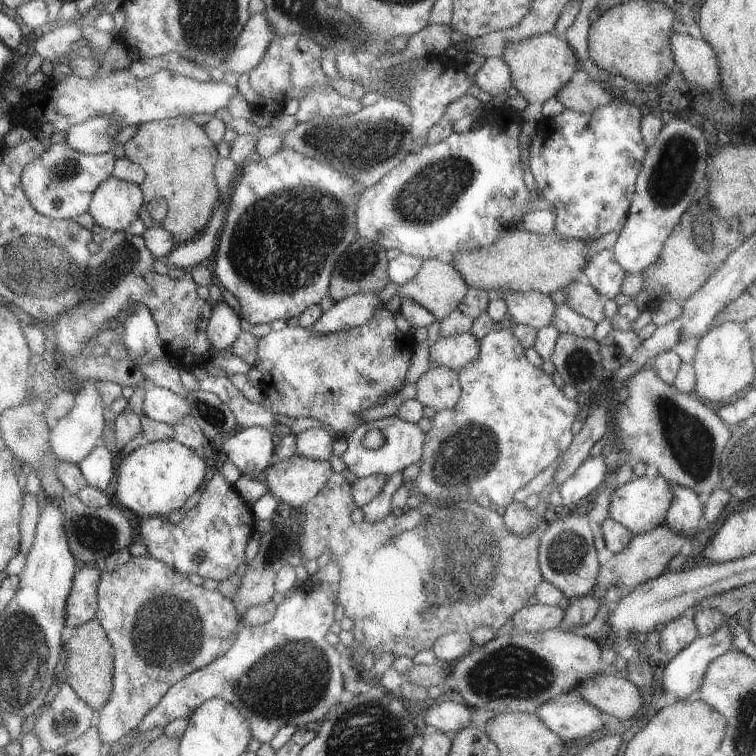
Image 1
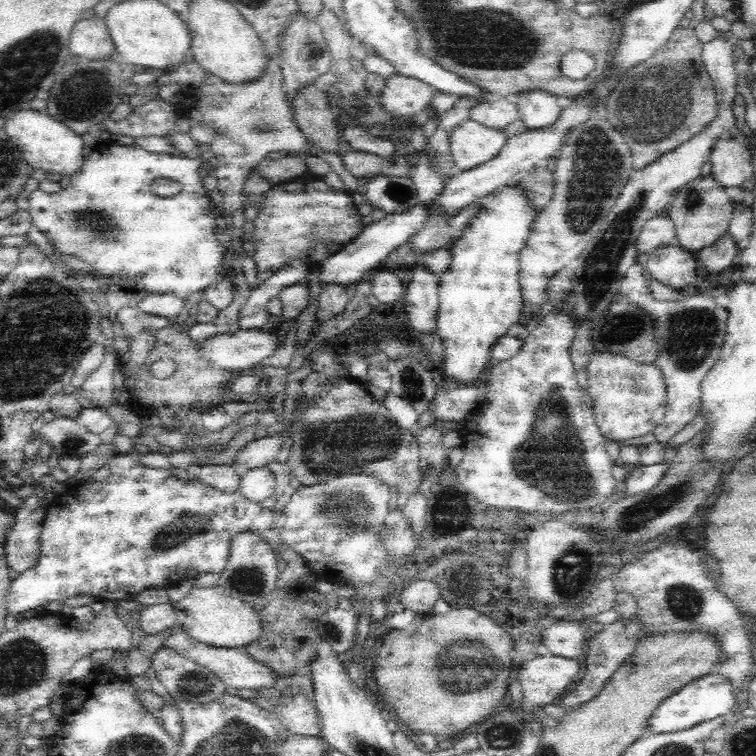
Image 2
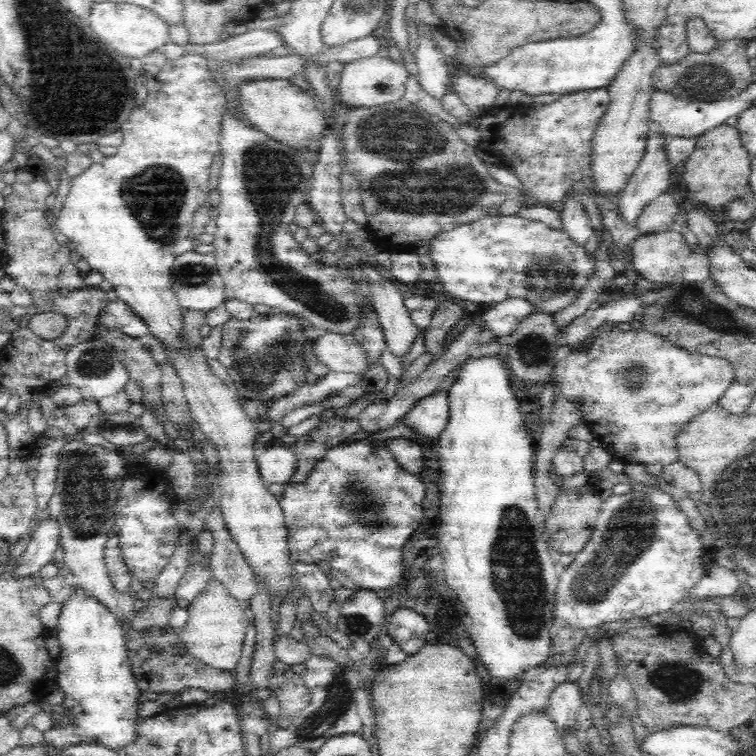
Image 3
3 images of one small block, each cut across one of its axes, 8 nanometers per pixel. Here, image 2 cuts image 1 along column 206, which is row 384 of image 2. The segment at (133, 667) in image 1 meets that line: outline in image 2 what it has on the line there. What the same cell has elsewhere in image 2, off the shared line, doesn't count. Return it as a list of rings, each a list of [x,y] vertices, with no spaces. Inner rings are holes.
[[[596,350],[590,356],[590,364],[586,366],[586,374],[589,384],[586,391],[587,399],[593,408],[596,424],[606,440],[620,442],[620,440],[644,436],[644,434],[653,432],[660,424],[665,415],[667,394],[662,371],[654,363],[640,364],[619,354]]]

